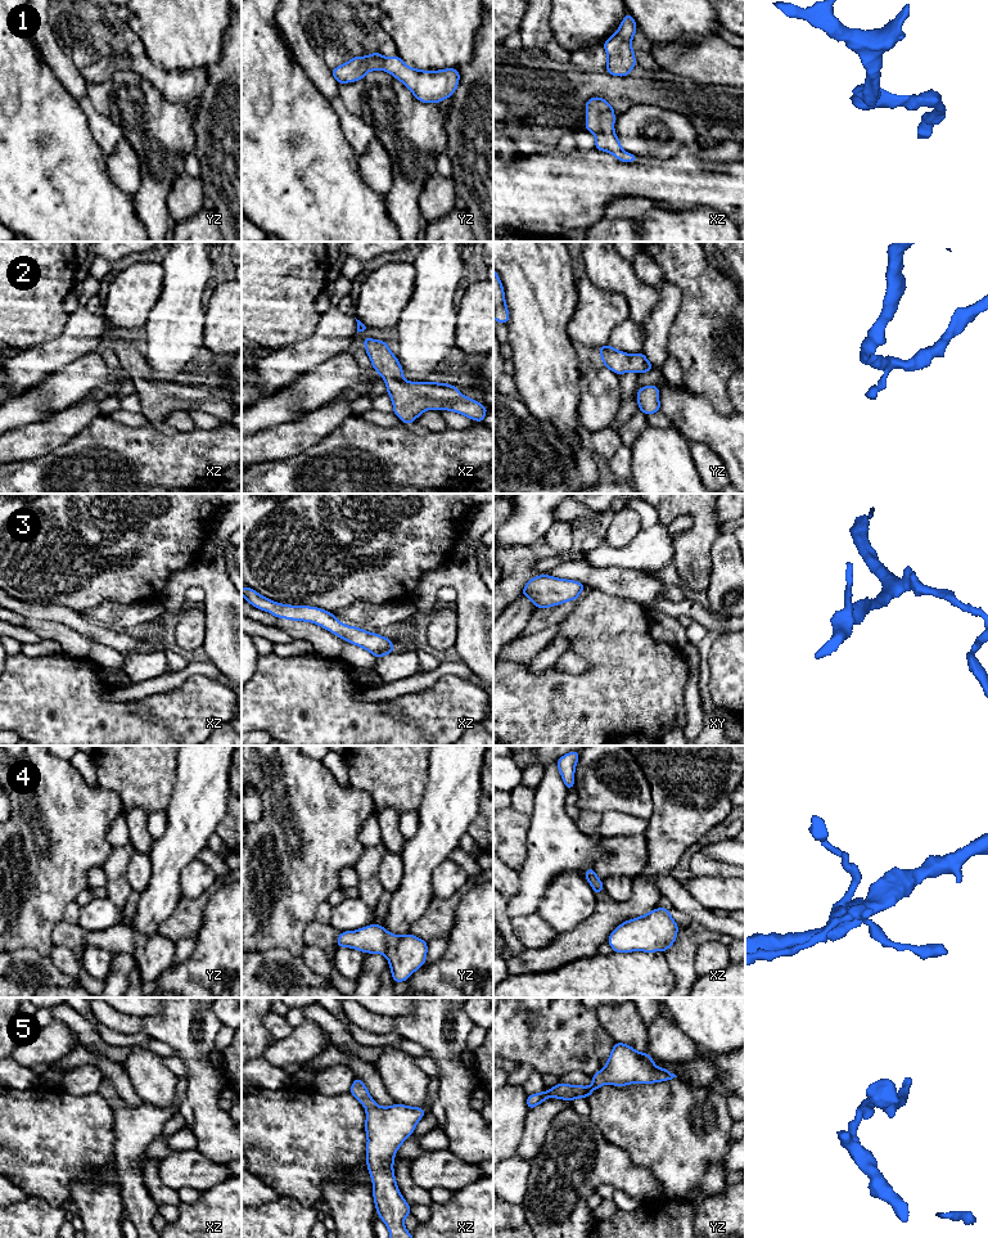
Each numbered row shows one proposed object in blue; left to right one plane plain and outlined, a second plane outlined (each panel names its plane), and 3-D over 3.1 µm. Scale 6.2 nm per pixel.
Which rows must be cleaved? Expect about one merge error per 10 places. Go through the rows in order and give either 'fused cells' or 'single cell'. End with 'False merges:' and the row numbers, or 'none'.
1: single cell
2: single cell
3: single cell
4: single cell
5: single cell
False merges: none

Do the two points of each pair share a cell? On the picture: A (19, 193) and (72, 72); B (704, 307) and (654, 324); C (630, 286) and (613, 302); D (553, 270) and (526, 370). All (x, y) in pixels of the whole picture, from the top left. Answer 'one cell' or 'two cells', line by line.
A: two cells
B: two cells
C: two cells
D: one cell

